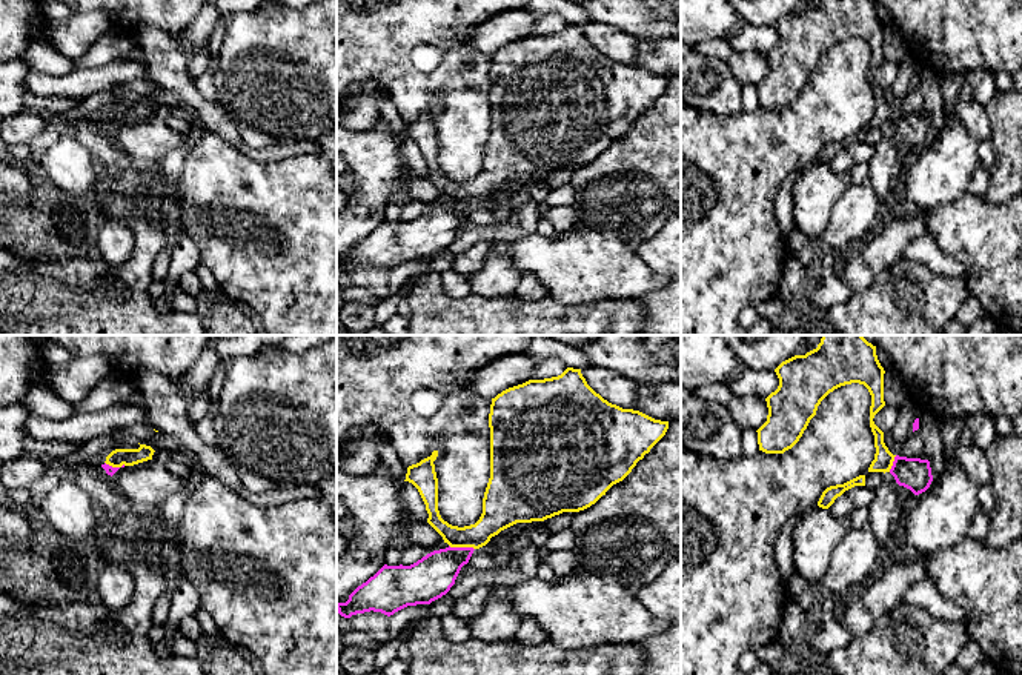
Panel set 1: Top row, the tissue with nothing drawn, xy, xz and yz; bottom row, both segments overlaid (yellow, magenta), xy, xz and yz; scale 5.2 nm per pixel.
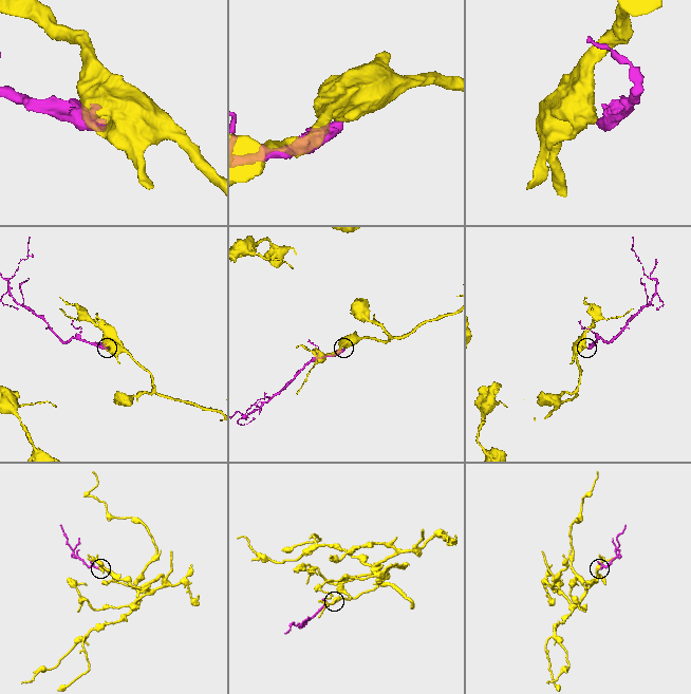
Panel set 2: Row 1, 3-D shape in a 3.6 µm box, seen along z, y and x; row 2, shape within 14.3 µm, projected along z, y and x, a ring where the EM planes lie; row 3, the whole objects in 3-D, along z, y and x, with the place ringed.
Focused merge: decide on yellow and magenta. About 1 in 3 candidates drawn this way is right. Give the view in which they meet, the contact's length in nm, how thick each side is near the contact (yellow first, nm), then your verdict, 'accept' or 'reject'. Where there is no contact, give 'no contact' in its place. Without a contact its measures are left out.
contact in xz; length 140 nm; calibres 160 and 220 nm; reject

